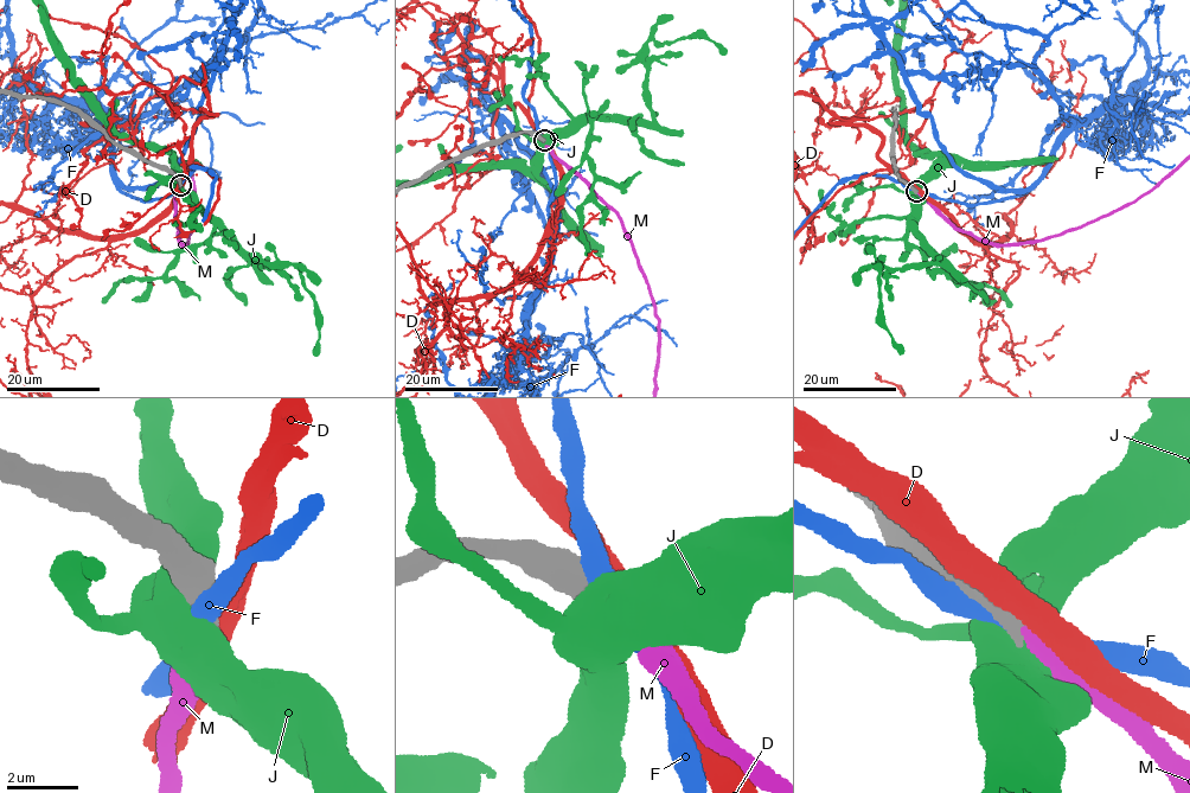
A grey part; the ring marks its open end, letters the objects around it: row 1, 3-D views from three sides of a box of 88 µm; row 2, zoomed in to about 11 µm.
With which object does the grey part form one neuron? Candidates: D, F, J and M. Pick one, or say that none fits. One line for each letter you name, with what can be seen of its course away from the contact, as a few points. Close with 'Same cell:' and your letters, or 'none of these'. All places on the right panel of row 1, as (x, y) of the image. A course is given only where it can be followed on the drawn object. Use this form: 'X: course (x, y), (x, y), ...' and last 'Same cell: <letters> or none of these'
Same cell: M

